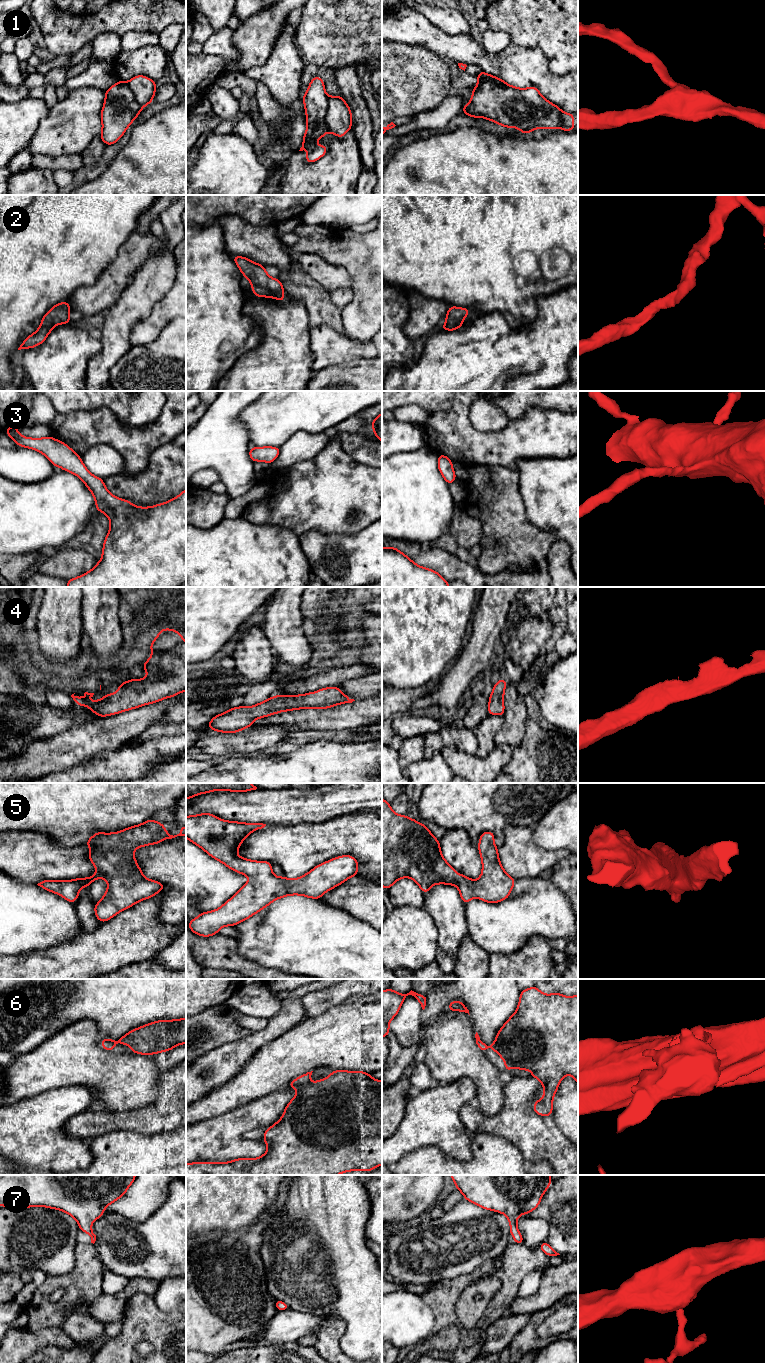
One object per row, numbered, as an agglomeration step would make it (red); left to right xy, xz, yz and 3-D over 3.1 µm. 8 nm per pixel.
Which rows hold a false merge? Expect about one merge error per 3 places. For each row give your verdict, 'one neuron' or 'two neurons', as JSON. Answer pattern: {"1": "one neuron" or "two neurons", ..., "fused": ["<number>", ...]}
{"1": "two neurons", "2": "one neuron", "3": "one neuron", "4": "one neuron", "5": "one neuron", "6": "one neuron", "7": "one neuron", "fused": ["1"]}

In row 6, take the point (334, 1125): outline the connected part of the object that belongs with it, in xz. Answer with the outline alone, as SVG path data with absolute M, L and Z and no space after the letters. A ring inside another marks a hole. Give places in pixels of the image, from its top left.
M335 1070L325 1079L310 1084L312 1072L297 1077L287 1086L297 1088L282 1118L263 1134L268 1151L257 1159L239 1158L224 1163L186 1164L186 1175L337 1175L352 1170L372 1171L382 1165L382 1081L363 1071Z

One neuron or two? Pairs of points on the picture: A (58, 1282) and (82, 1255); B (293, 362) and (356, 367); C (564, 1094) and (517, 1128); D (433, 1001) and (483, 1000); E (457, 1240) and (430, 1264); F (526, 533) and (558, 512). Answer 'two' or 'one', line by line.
A: one
B: two
C: two
D: one
E: one
F: two

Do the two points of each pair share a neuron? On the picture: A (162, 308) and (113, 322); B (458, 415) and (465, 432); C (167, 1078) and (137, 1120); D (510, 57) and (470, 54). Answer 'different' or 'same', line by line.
A: different
B: same
C: same
D: same

